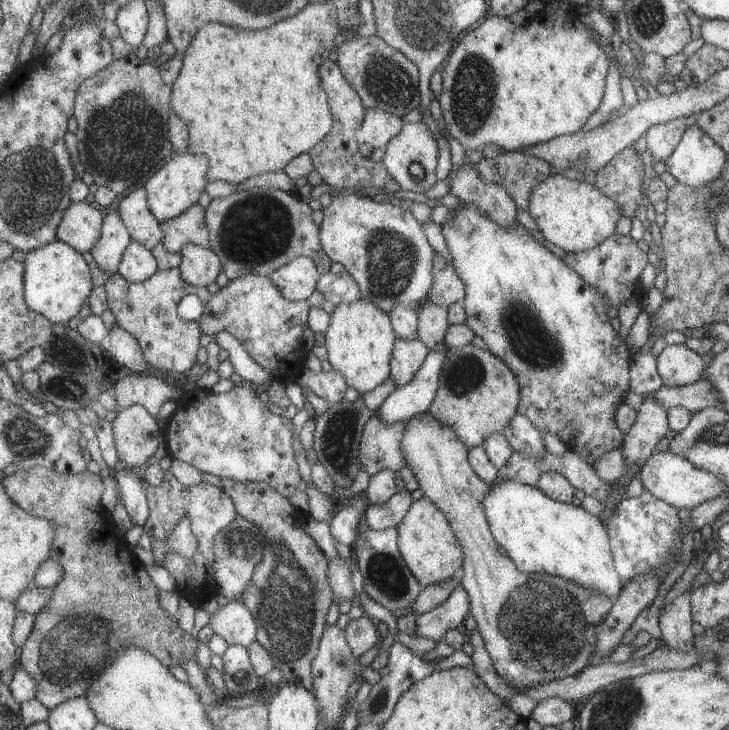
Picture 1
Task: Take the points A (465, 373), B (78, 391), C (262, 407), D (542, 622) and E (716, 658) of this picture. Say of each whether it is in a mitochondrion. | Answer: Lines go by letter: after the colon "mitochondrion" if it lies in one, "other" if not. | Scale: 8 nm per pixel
A: mitochondrion
B: mitochondrion
C: other
D: mitochondrion
E: other

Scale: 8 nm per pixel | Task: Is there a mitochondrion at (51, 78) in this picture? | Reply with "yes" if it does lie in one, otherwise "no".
no

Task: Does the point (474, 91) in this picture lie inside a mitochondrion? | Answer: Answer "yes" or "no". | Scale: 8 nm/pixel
yes

